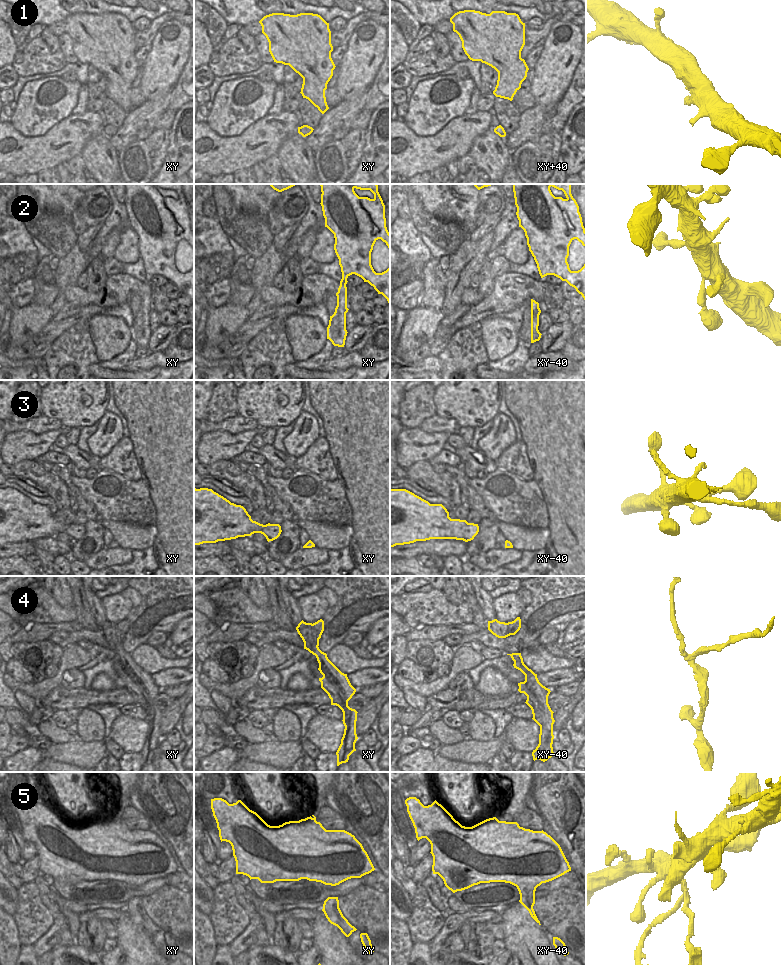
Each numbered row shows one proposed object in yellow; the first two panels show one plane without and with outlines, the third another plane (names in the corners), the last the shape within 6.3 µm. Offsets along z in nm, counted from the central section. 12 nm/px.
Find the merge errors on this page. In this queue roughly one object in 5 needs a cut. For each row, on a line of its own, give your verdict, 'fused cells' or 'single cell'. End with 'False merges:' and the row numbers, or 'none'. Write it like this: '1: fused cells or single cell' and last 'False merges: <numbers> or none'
1: single cell
2: single cell
3: single cell
4: fused cells
5: fused cells
False merges: 4, 5

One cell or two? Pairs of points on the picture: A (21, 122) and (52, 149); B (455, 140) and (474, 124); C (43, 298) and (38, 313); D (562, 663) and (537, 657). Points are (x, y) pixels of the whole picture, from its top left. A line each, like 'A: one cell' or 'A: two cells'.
A: two cells
B: one cell
C: two cells
D: one cell

